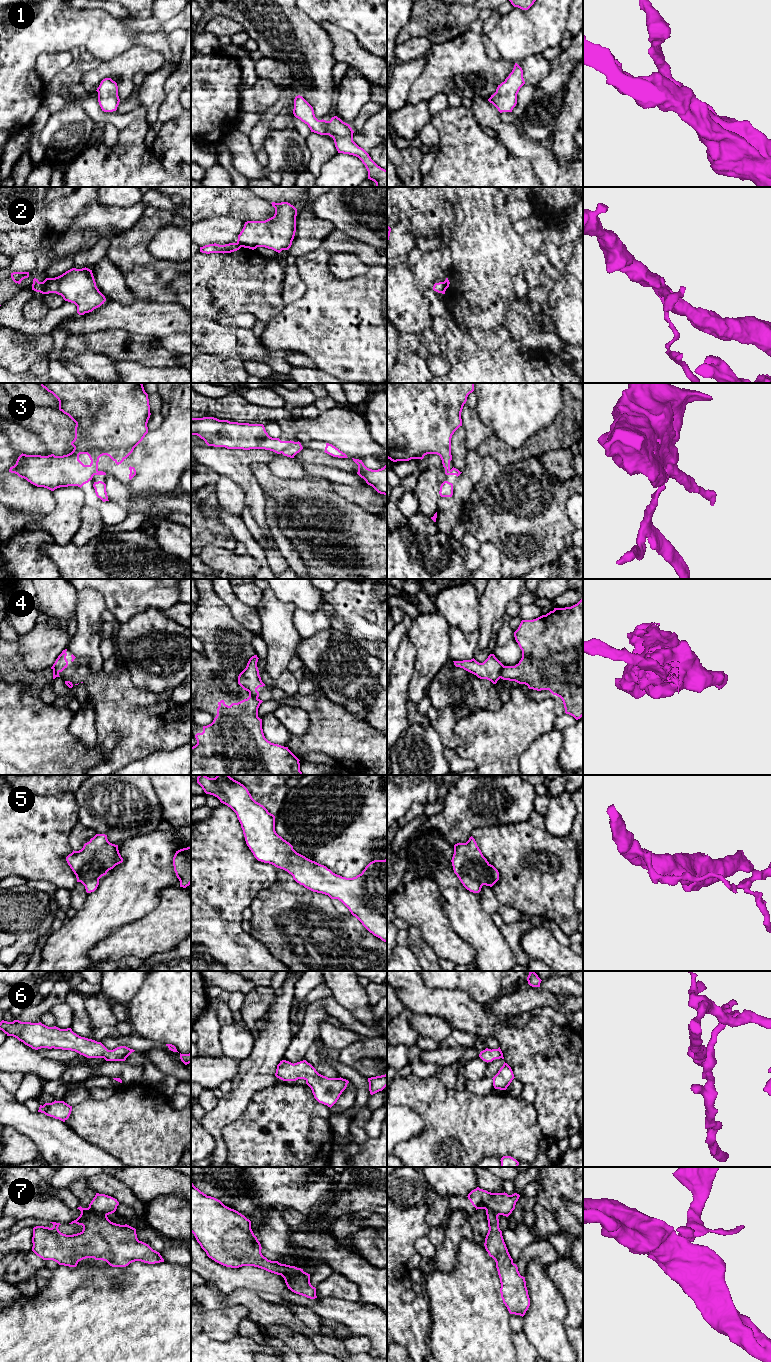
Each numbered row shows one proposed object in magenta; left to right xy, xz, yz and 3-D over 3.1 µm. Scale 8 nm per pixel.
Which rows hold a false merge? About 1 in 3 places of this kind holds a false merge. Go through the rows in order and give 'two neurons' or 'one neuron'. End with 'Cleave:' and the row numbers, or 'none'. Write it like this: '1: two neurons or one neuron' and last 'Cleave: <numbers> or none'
1: one neuron
2: two neurons
3: two neurons
4: two neurons
5: one neuron
6: one neuron
7: two neurons
Cleave: 2, 3, 4, 7

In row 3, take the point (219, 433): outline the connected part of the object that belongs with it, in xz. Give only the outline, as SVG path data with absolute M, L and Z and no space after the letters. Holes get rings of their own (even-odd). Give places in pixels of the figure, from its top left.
M214 417L191 418L191 435L197 435L208 446L227 449L265 449L281 454L294 441L281 441L268 435L263 424L219 420Z

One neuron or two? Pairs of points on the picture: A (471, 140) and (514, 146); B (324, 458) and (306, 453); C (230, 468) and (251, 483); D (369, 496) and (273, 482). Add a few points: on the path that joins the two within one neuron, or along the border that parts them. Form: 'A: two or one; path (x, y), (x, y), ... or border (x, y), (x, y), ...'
A: two; border (497, 137), (511, 152), (524, 158)
B: one; path (320, 458), (310, 455)
C: one; path (235, 468), (246, 479)
D: two; border (330, 482), (335, 492), (354, 503)

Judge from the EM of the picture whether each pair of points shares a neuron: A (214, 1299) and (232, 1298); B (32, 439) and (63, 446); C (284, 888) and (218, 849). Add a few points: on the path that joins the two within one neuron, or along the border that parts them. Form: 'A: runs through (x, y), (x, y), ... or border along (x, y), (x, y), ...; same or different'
A: runs through (218, 1299), (228, 1299); same
B: border along (32, 429), (41, 437), (43, 443), (52, 453); different
C: border along (277, 868), (276, 880), (256, 896); different

